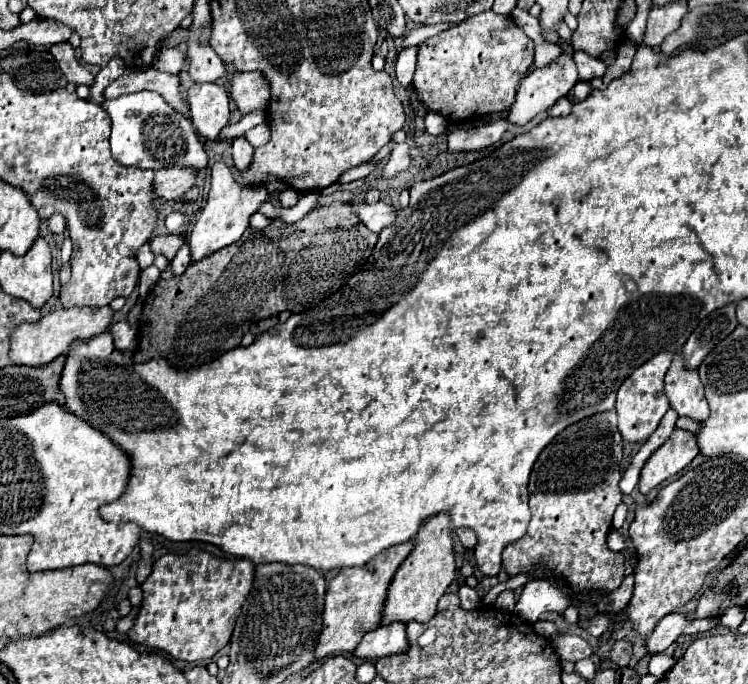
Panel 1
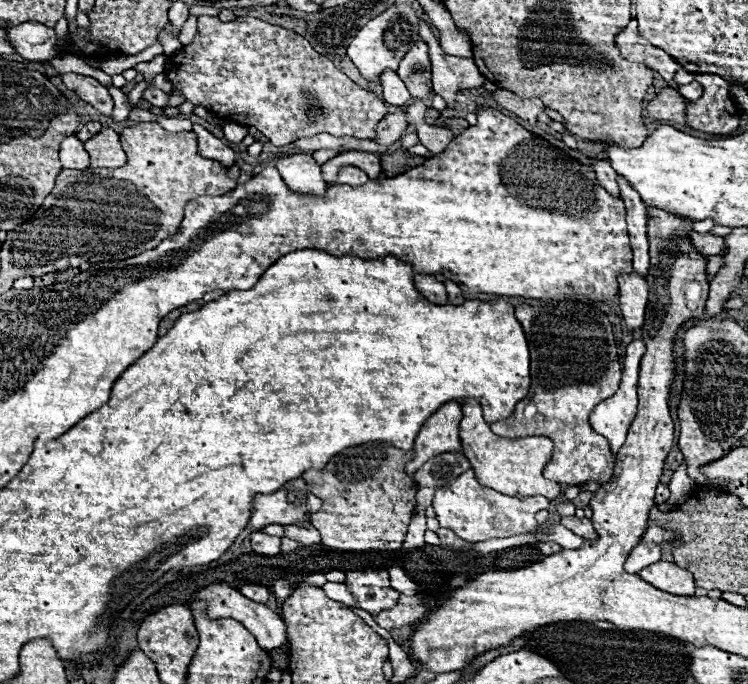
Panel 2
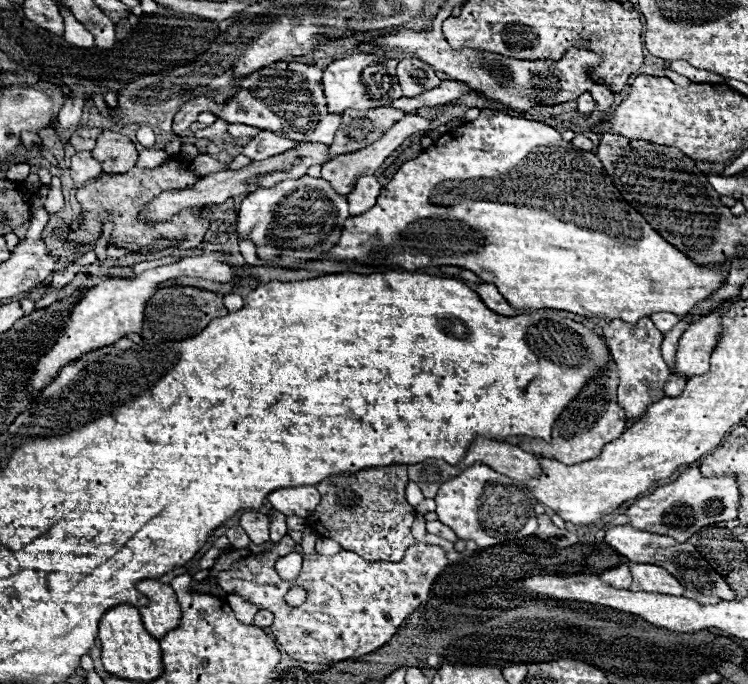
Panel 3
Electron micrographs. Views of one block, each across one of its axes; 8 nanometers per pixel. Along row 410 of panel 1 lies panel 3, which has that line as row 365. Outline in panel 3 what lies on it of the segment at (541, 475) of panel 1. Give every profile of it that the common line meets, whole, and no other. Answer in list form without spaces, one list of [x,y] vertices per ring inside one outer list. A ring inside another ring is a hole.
[[[610,362],[596,378],[588,382],[588,386],[584,386],[584,390],[578,392],[574,402],[566,406],[566,412],[558,416],[558,420],[552,426],[550,442],[522,438],[518,446],[524,452],[530,452],[534,456],[552,458],[564,464],[578,464],[578,462],[596,458],[604,444],[620,438],[622,432],[626,430],[626,416],[624,416],[624,410],[618,406],[616,388],[618,388],[618,368],[614,366],[614,362]]]

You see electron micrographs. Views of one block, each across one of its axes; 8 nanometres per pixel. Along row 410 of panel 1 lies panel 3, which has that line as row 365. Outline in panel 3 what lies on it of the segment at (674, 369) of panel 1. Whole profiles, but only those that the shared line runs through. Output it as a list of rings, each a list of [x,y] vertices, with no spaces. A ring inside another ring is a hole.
[[[712,312],[698,322],[690,324],[686,334],[682,334],[676,352],[676,372],[690,376],[700,376],[710,366],[710,354],[722,336],[722,312]]]

